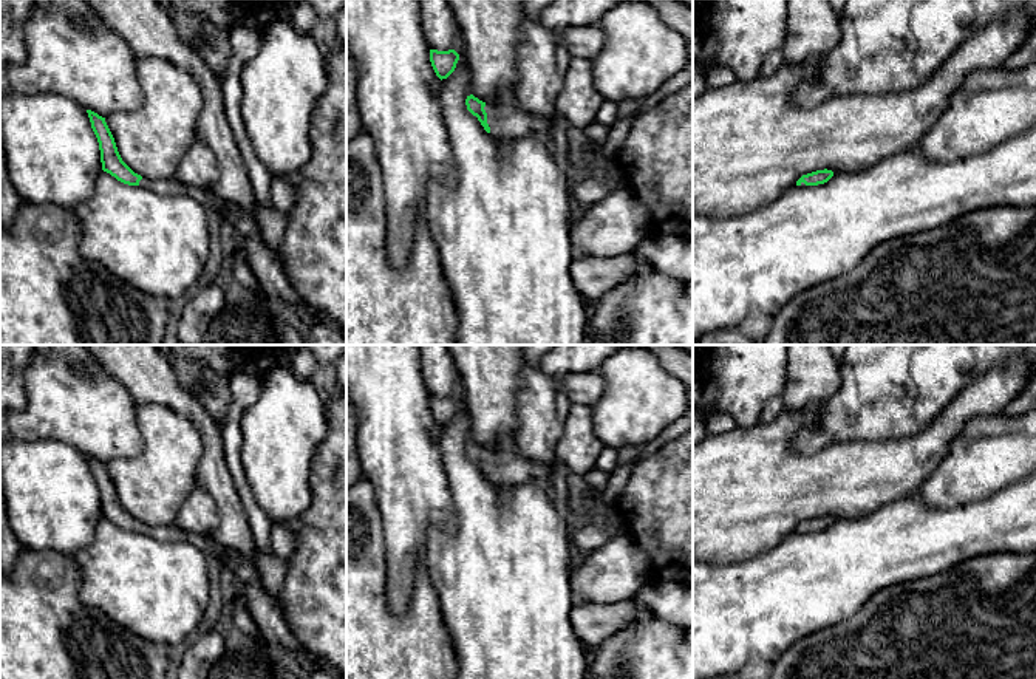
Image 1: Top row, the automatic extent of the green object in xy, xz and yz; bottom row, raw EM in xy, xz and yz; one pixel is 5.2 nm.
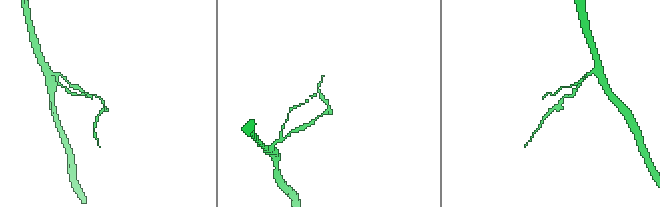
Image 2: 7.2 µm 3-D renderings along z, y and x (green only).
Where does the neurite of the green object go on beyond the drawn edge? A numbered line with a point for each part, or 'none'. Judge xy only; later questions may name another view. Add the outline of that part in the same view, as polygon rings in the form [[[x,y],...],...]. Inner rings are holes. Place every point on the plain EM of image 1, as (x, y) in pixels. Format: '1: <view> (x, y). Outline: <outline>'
1: xy (263, 610). Outline: [[[142,524],[139,534],[147,534],[161,541],[189,541],[204,554],[216,557],[229,565],[243,583],[240,594],[244,597],[250,617],[260,630],[264,642],[278,654],[291,659],[297,651],[305,648],[289,630],[277,603],[266,591],[258,569],[241,555],[220,546],[212,535],[187,534],[182,529],[169,526]]]

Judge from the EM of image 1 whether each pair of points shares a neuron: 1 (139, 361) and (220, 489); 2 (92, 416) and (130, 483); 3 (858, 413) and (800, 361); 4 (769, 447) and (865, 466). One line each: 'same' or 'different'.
1: same
2: different
3: different
4: same

